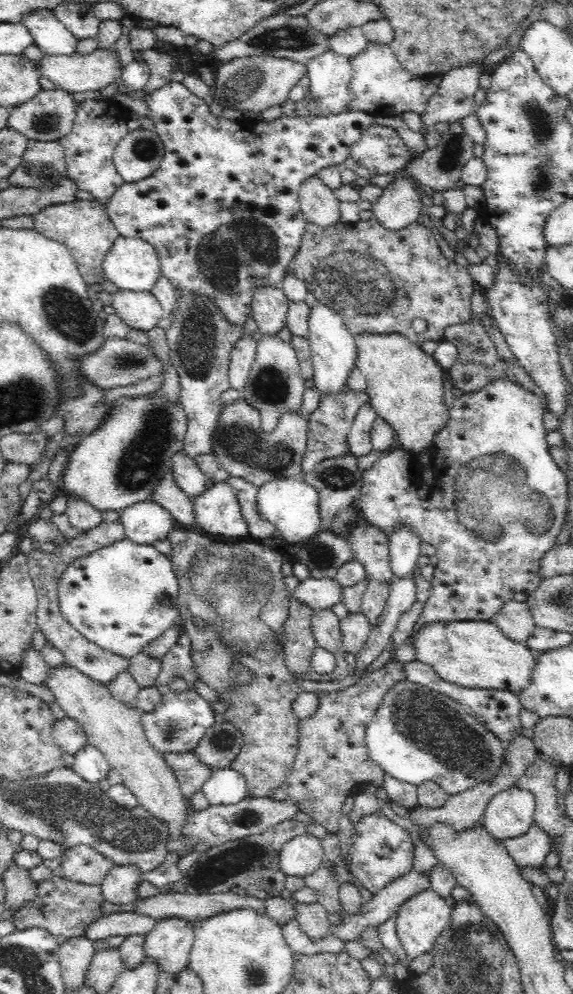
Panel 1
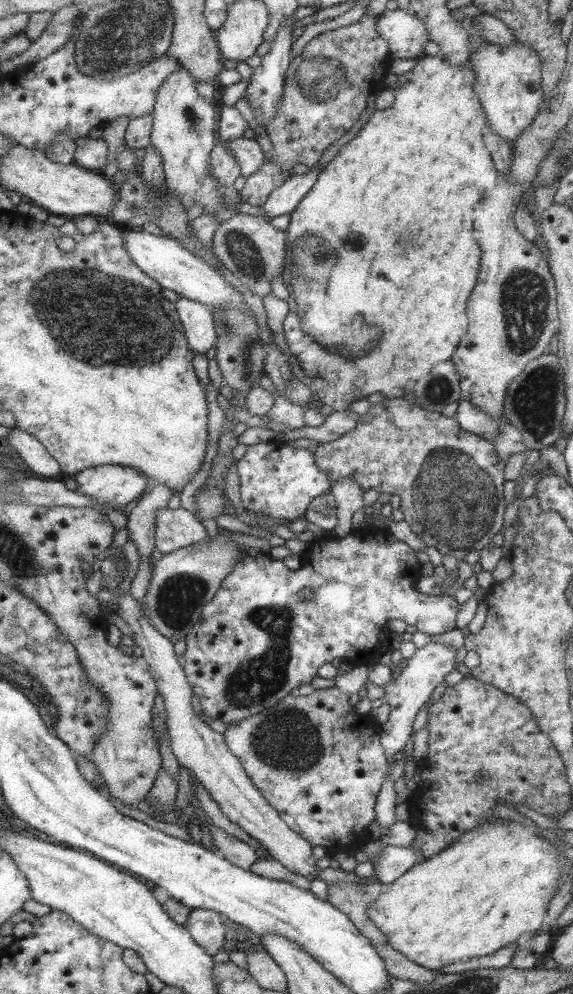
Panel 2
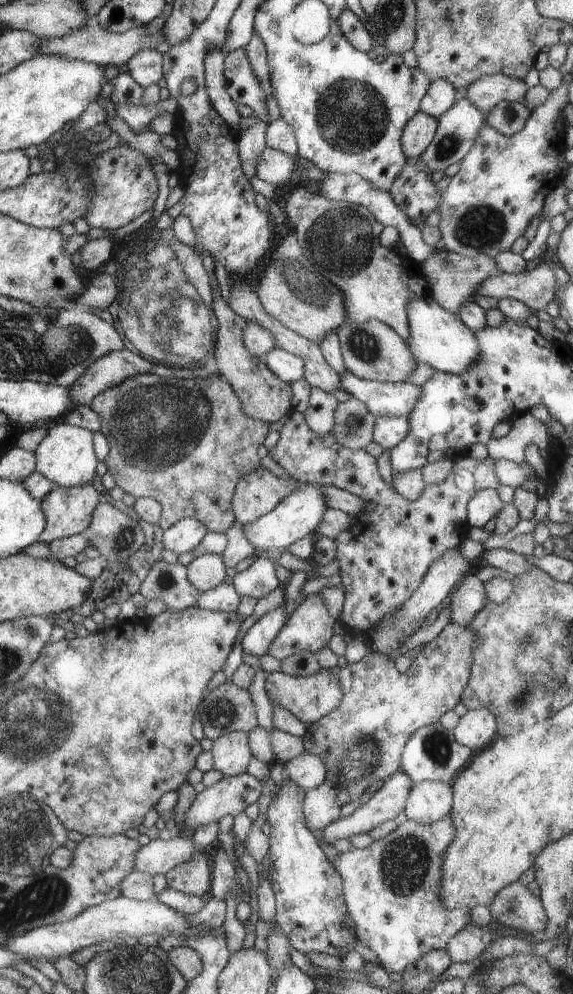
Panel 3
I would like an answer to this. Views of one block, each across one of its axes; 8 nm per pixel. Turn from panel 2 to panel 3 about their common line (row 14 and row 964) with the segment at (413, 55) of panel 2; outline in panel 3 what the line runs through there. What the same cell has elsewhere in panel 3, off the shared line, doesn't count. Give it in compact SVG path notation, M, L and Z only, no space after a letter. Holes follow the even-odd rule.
M447 814L438 821L432 823L418 823L411 819L405 819L400 825L397 825L387 836L374 840L372 844L369 844L364 849L353 849L348 852L339 853L335 858L333 866L336 867L337 874L343 879L343 891L344 901L347 903L347 914L352 917L354 922L355 938L363 946L371 949L375 956L378 958L378 962L386 971L400 973L414 961L417 961L420 957L423 957L425 953L429 953L430 950L445 949L448 942L452 940L457 932L464 928L465 925L473 925L469 918L470 908L459 907L456 909L444 909L440 903L440 858L441 855L447 850L448 844L455 836L455 827L452 825L450 816Z

